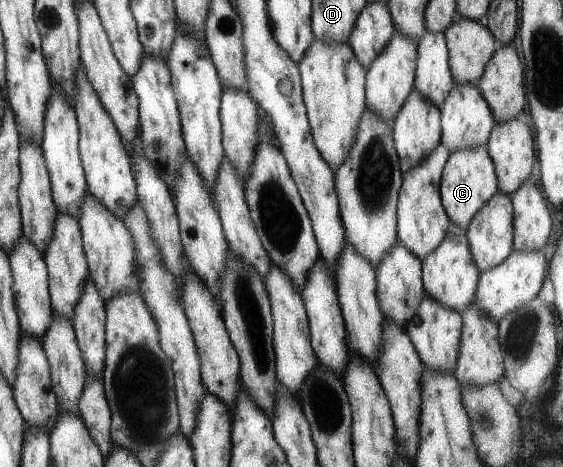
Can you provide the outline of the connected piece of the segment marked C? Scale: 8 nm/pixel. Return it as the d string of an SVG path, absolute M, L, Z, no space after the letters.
M487 146L466 147L466 149L458 149L458 151L450 153L442 167L438 187L442 207L444 207L449 221L466 229L474 215L496 193L496 190L498 190L498 180L494 164L488 155Z

